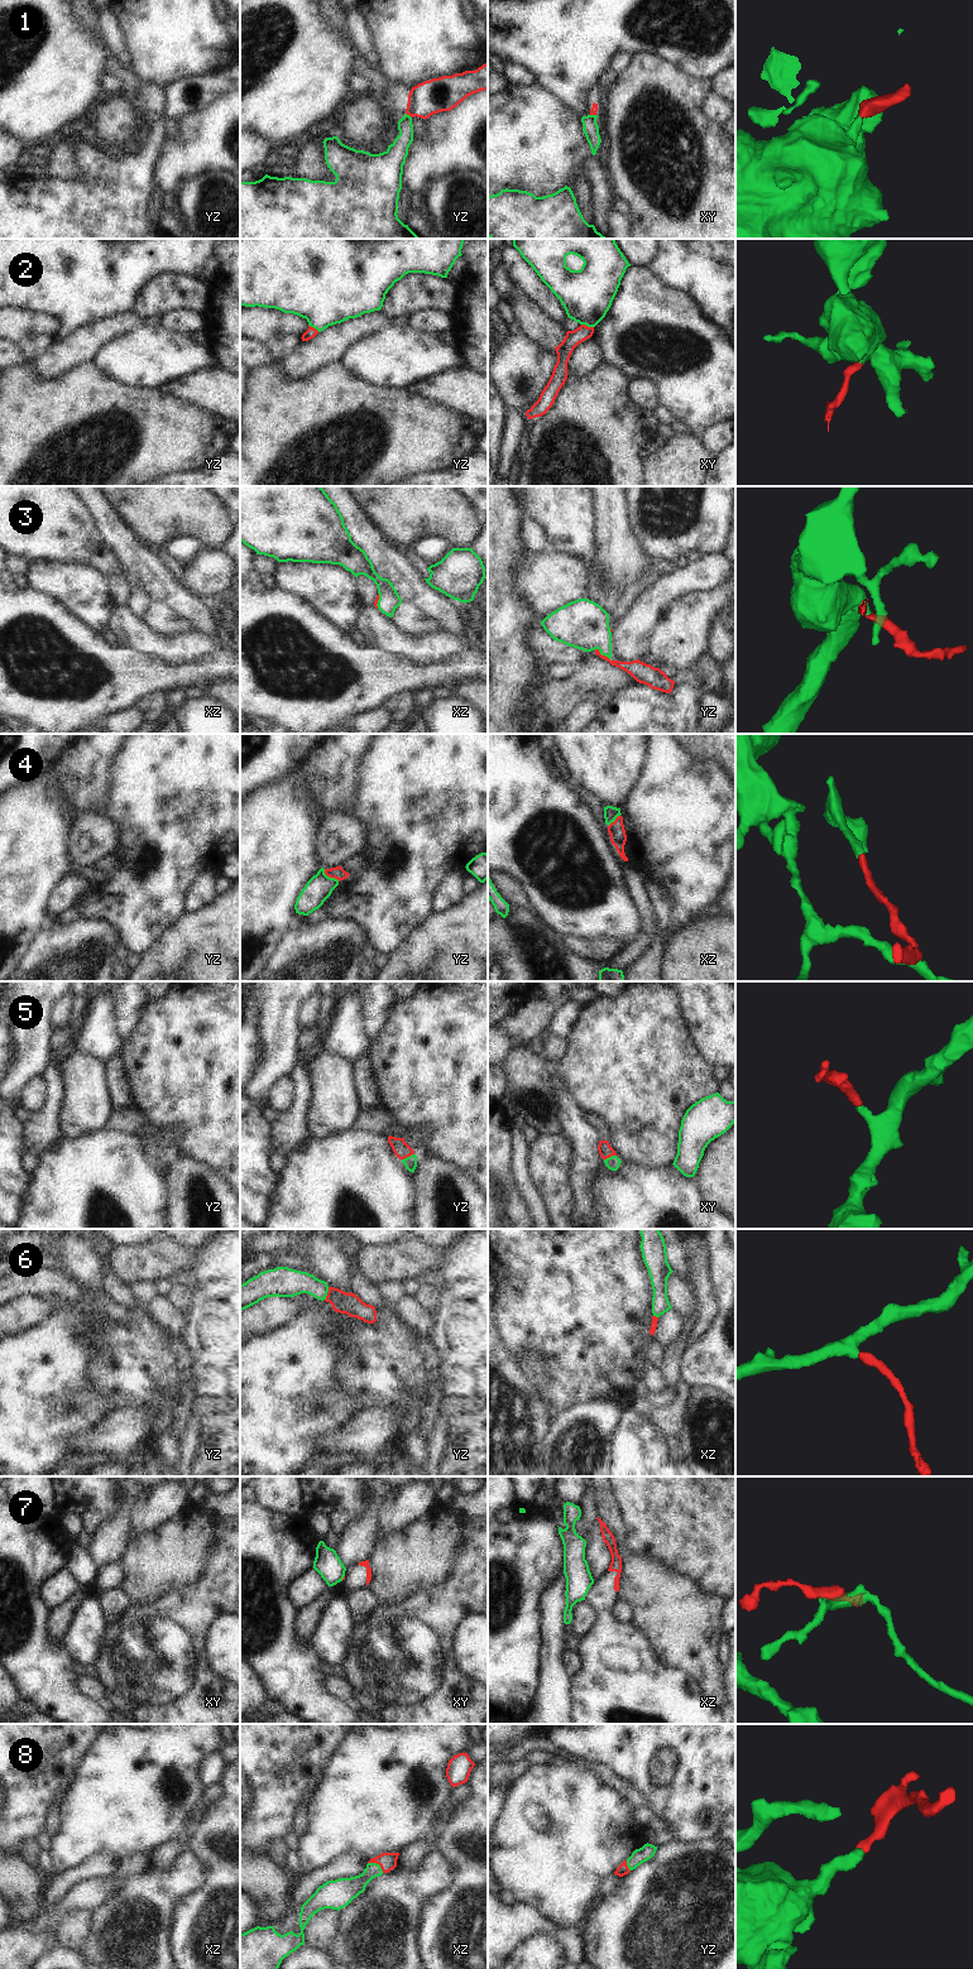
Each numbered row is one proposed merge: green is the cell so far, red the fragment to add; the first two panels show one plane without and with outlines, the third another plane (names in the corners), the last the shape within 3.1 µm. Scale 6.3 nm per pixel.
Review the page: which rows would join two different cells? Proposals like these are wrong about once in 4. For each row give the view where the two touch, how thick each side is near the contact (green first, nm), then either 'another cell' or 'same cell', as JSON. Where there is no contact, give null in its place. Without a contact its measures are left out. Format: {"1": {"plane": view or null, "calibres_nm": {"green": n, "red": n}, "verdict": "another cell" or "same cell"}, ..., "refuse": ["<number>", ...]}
{"1": {"plane": "yz", "calibres_nm": {"green": 130, "red": 220}, "verdict": "same cell"}, "2": {"plane": "xy", "calibres_nm": {"green": 340, "red": 100}, "verdict": "same cell"}, "3": {"plane": "yz", "calibres_nm": {"green": 320, "red": 110}, "verdict": "same cell"}, "4": {"plane": "yz", "calibres_nm": {"green": 170, "red": 80}, "verdict": "same cell"}, "5": {"plane": "yz", "calibres_nm": {"green": 80, "red": 100}, "verdict": "same cell"}, "6": {"plane": "yz", "calibres_nm": {"green": 180, "red": 140}, "verdict": "same cell"}, "7": {"plane": "xy", "calibres_nm": {"green": 170, "red": 20}, "verdict": "another cell"}, "8": {"plane": "xz", "calibres_nm": {"green": 150, "red": 110}, "verdict": "same cell"}, "refuse": ["7"]}

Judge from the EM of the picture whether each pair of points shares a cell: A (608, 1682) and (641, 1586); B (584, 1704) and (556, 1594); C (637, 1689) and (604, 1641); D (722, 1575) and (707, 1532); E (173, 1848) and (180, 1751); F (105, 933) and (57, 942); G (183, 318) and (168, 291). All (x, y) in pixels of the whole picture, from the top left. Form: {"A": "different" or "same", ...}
{"A": "different", "B": "different", "C": "same", "D": "same", "E": "different", "F": "same", "G": "different"}

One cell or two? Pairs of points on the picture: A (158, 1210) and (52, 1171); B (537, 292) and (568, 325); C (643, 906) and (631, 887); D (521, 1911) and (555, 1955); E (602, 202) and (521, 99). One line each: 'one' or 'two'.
A: one
B: two
C: one
D: two
E: one

